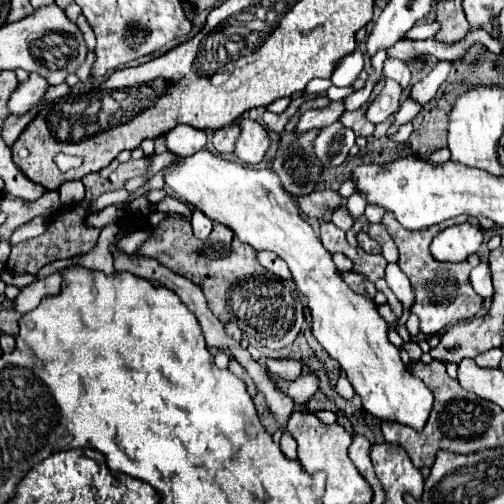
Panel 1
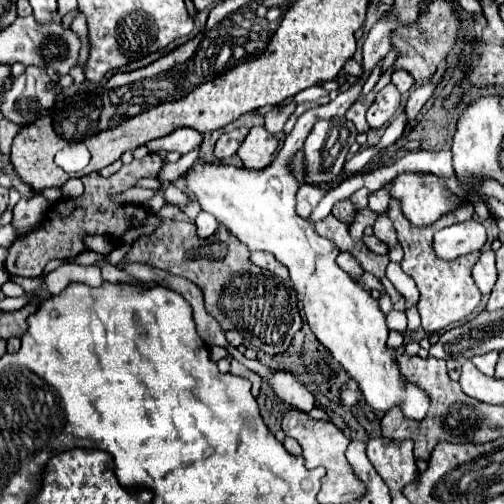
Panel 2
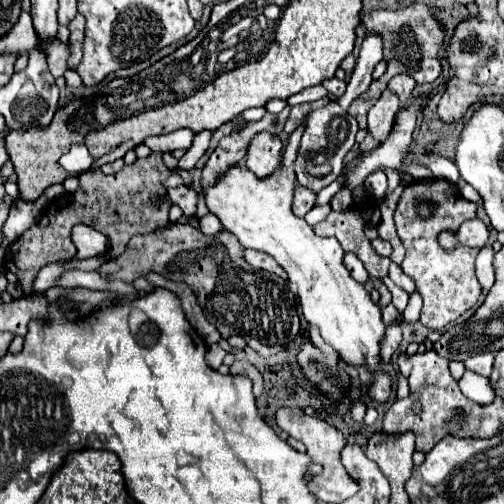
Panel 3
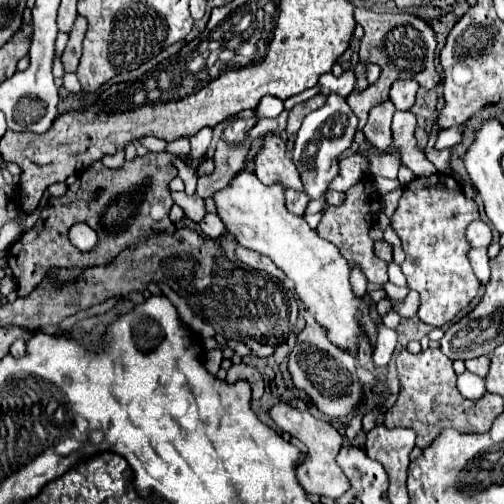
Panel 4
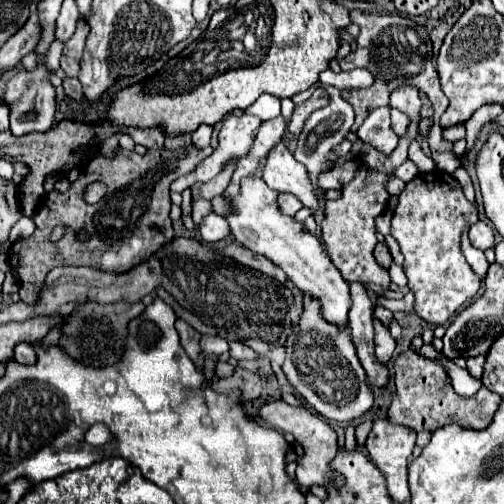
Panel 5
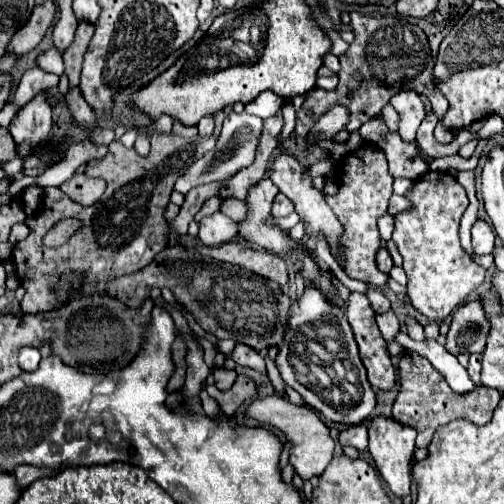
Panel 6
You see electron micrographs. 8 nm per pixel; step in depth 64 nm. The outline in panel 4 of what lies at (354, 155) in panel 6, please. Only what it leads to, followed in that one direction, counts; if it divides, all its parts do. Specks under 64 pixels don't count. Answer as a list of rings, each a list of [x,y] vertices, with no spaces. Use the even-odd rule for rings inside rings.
[[[366,176],[358,184],[354,184],[352,188],[346,190],[344,204],[340,204],[340,206],[326,206],[326,212],[324,212],[316,232],[318,232],[320,238],[336,244],[336,248],[340,248],[340,254],[348,260],[350,266],[358,264],[360,270],[366,274],[369,285],[382,287],[388,281],[388,264],[384,260],[376,258],[376,254],[374,254],[374,240],[368,234],[368,230],[372,226],[372,218],[380,210],[382,210],[382,196],[378,194],[374,180],[370,176]]]

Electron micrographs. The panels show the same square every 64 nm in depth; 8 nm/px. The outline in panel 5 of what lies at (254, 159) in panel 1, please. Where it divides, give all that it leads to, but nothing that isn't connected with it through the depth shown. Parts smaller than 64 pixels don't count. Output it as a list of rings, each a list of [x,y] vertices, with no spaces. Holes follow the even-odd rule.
[[[282,142],[268,154],[262,178],[270,188],[296,196],[304,208],[312,210],[312,216],[318,214],[320,196],[316,196],[316,188],[308,180],[308,170]]]

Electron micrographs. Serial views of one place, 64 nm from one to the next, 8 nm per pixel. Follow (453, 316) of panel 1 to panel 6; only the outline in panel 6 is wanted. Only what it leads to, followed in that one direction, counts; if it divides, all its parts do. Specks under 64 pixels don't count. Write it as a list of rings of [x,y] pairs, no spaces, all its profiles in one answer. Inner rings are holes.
[[[448,172],[424,174],[406,196],[414,202],[414,210],[396,216],[396,228],[392,234],[392,240],[404,258],[402,268],[408,276],[406,292],[418,312],[440,322],[480,288],[486,274],[486,270],[474,264],[464,252],[458,238],[460,218],[468,206],[468,196],[458,180]]]

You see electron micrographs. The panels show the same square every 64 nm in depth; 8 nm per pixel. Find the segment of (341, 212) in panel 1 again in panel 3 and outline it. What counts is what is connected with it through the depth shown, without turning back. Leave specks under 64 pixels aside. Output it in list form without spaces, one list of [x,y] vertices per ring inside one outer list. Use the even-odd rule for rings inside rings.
[[[342,188],[338,194],[332,196],[330,206],[332,206],[332,210],[348,210],[352,206],[352,192]]]

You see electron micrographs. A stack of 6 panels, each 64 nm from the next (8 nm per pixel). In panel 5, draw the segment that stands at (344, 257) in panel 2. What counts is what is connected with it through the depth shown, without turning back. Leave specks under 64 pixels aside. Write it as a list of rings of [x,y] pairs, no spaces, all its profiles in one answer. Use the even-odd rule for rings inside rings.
[[[352,282],[350,284],[350,296],[352,296],[352,308],[348,312],[348,326],[352,340],[358,350],[358,358],[376,358],[374,352],[374,324],[372,324],[372,300],[366,294],[364,284]]]

